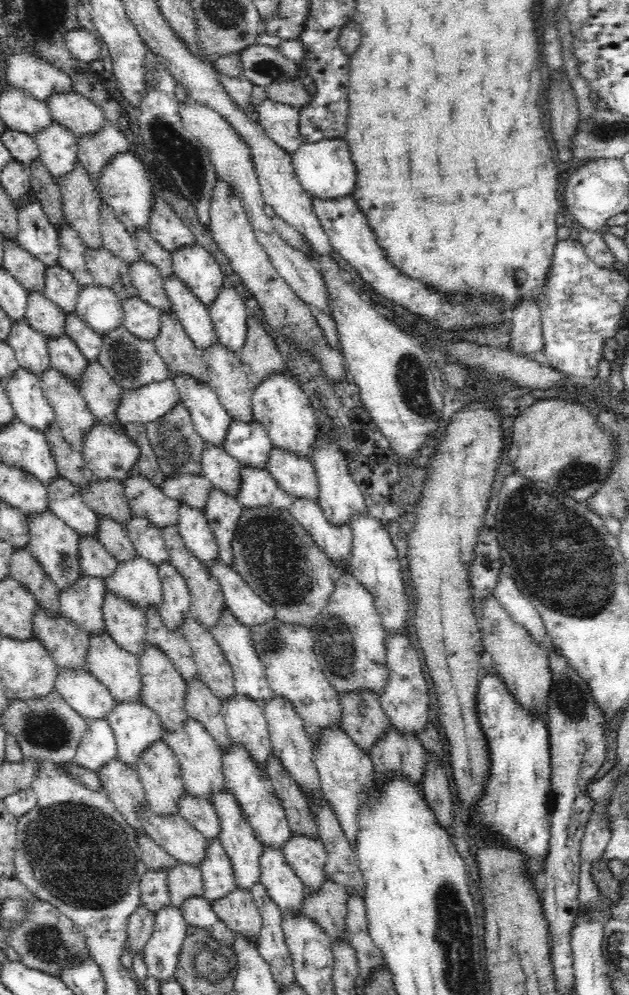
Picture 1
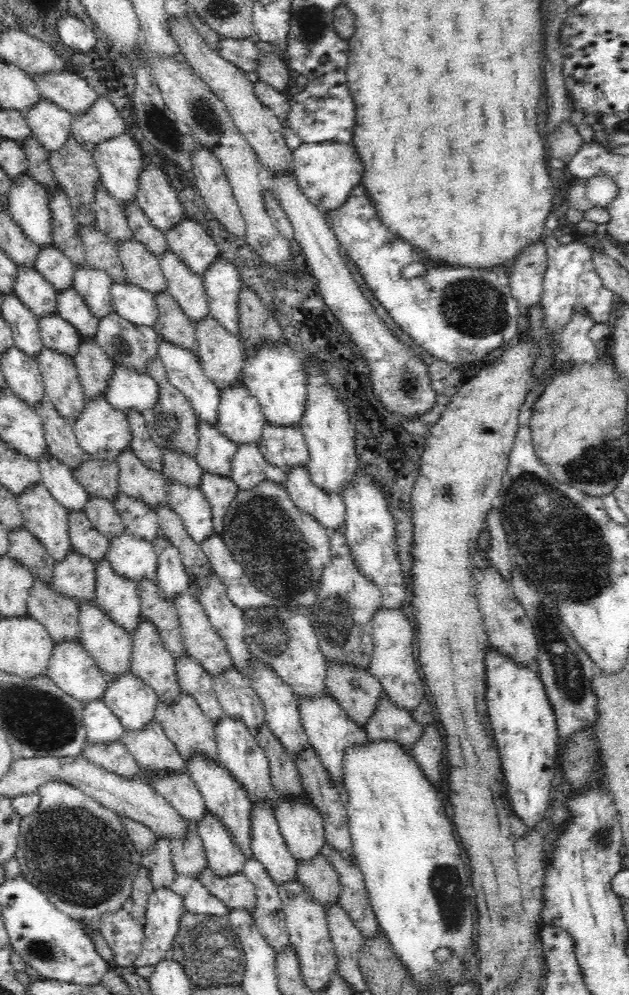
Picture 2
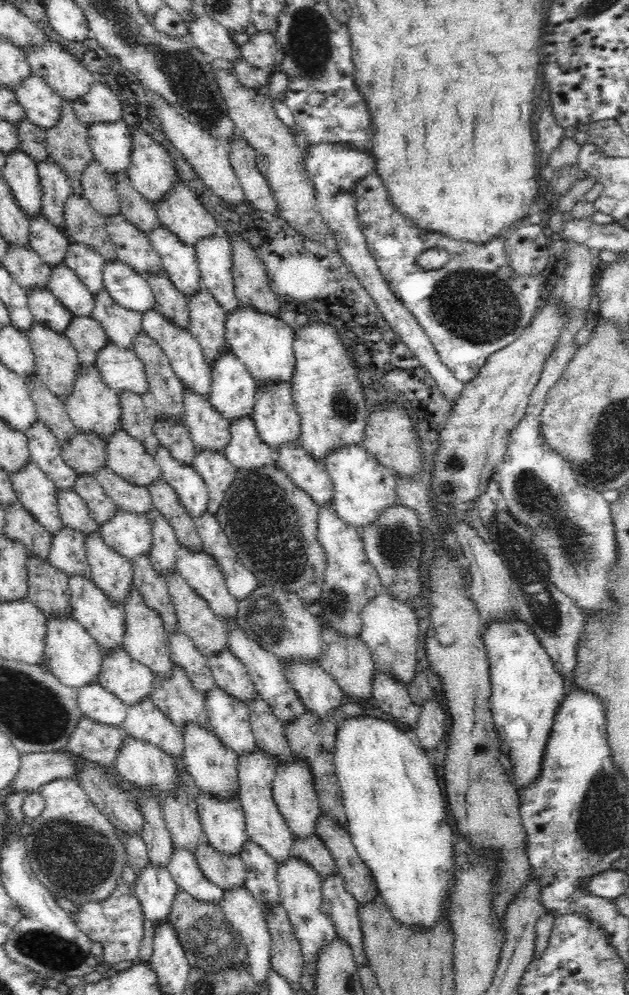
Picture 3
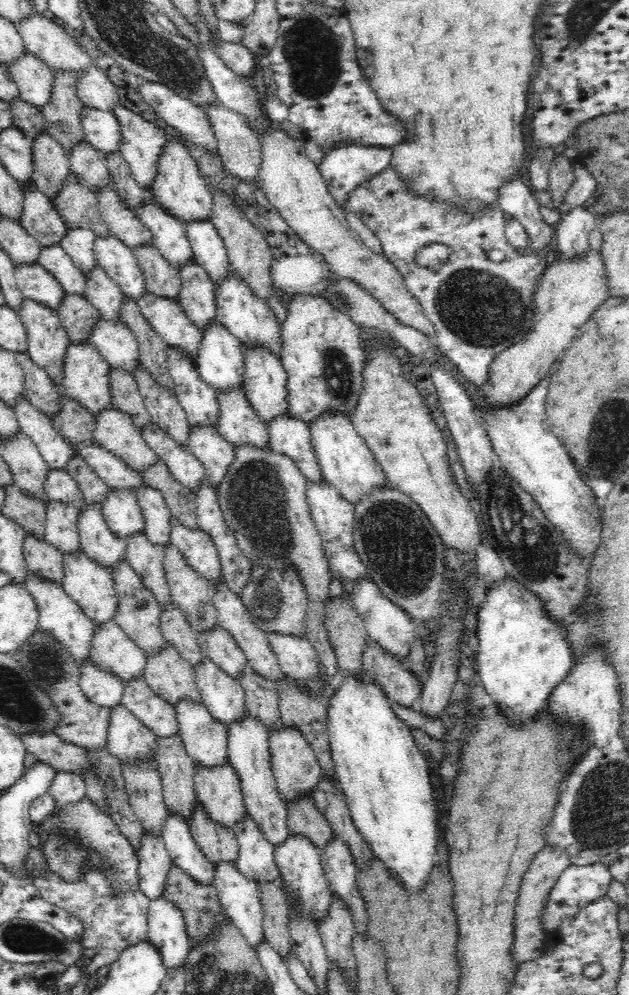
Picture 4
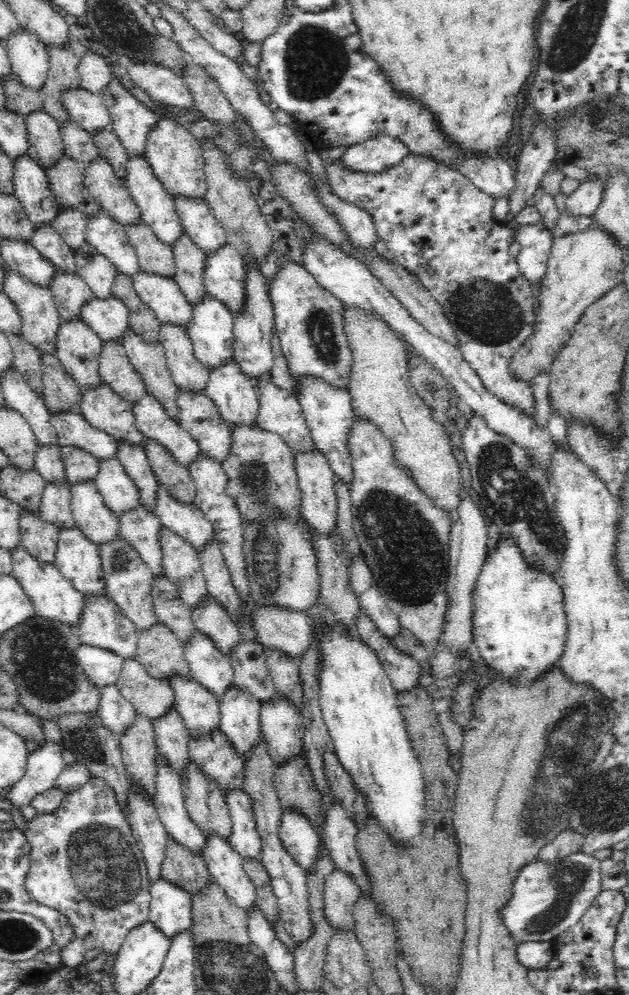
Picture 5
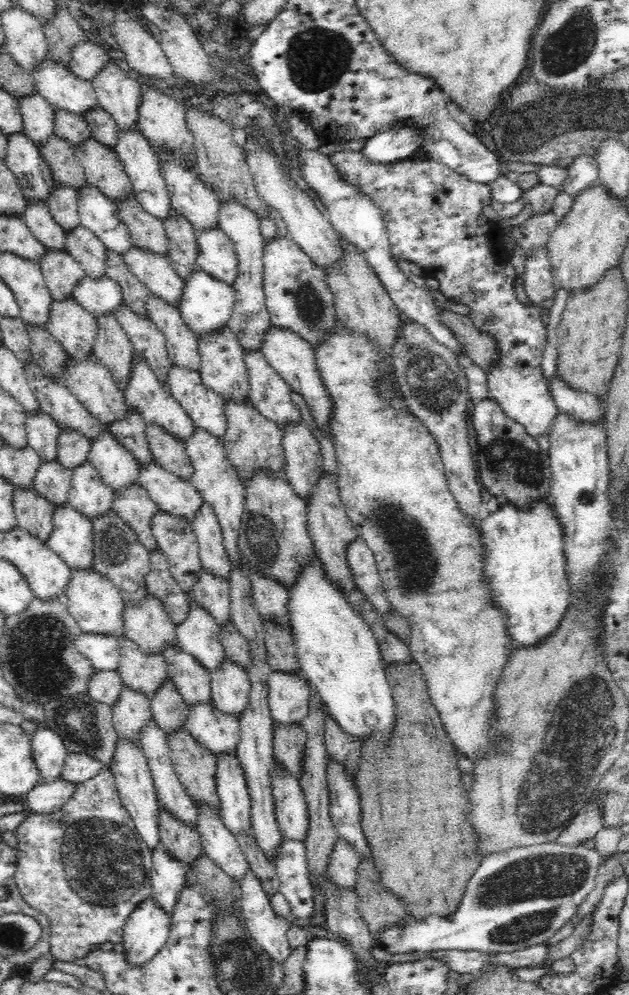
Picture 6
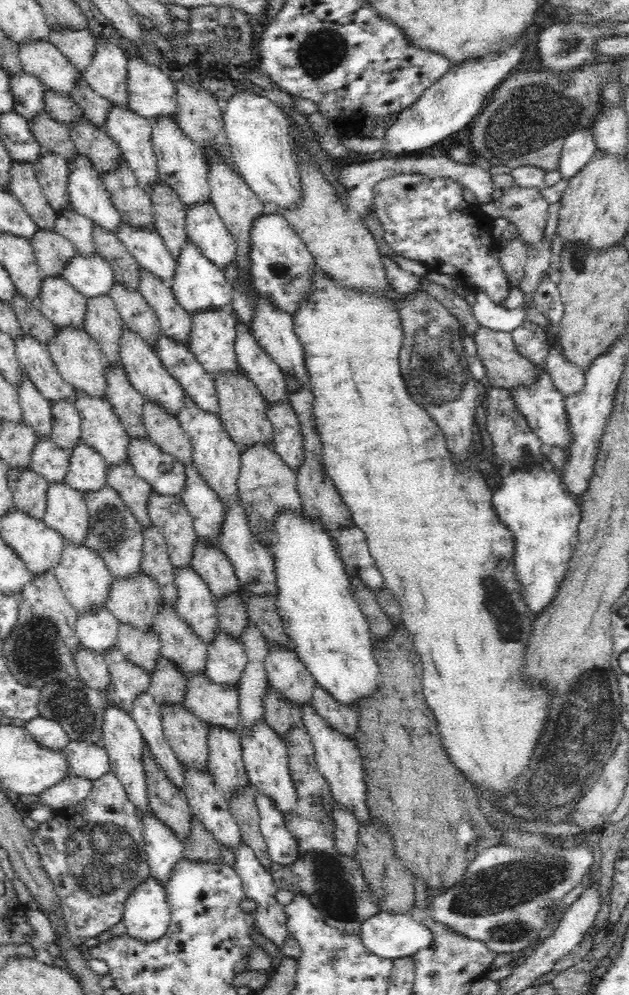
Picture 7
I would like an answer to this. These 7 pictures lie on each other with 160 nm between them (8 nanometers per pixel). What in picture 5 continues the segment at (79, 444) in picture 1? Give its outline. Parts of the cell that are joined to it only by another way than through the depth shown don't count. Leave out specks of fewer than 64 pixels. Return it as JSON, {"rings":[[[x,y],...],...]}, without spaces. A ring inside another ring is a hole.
{"rings":[[[6,267],[3,291],[12,299],[20,313],[22,322],[21,335],[41,353],[55,353],[56,336],[58,328],[62,324],[62,319],[56,308],[51,290],[48,287],[32,283],[24,275],[20,275],[14,269]]]}

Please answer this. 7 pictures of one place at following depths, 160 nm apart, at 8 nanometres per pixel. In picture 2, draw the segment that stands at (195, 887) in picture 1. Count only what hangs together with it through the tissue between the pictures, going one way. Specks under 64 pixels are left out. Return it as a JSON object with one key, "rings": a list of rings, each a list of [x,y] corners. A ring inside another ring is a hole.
{"rings":[[[185,819],[187,835],[171,840],[172,863],[176,875],[192,875],[199,879],[199,874],[207,866],[206,853],[202,839],[198,835],[198,824]]]}

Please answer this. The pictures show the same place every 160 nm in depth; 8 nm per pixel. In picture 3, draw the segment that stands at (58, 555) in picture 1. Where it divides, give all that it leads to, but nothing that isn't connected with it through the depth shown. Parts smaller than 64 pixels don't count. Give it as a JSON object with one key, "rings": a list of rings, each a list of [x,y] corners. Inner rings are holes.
{"rings":[[[32,458],[10,480],[18,501],[54,538],[64,526],[57,507],[56,485]]]}

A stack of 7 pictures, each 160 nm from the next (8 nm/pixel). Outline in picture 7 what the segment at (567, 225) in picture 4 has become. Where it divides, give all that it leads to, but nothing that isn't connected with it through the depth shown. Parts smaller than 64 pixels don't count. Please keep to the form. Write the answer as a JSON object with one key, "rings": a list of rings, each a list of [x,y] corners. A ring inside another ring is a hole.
{"rings":[[[582,128],[575,130],[563,140],[562,152],[559,160],[559,172],[562,178],[572,180],[580,169],[592,158],[597,151],[593,130]]]}

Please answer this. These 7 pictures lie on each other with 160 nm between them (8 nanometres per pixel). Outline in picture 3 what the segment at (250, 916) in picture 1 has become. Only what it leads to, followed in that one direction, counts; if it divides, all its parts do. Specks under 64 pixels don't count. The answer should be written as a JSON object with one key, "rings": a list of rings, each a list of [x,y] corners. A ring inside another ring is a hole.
{"rings":[[[205,839],[198,843],[194,853],[204,876],[222,890],[244,885],[247,868],[240,855],[218,853]]]}

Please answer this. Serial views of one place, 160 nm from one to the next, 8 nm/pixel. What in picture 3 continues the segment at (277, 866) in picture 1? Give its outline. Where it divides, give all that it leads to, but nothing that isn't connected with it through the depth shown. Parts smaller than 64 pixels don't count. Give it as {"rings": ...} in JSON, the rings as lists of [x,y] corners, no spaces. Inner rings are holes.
{"rings":[[[258,746],[249,753],[241,754],[237,758],[239,800],[246,817],[246,833],[249,840],[264,849],[276,864],[280,864],[290,857],[293,845],[292,831],[284,821],[284,815],[278,810],[278,805],[273,800],[273,776],[277,767],[272,764],[272,759],[266,751]]]}

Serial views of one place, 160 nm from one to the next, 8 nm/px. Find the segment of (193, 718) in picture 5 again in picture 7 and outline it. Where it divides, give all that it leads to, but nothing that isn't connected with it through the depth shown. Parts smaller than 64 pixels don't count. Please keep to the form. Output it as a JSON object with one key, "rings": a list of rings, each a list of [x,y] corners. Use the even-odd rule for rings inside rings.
{"rings":[[[163,601],[152,626],[160,637],[161,655],[182,671],[186,680],[192,674],[205,673],[207,644],[180,618],[174,606]]]}

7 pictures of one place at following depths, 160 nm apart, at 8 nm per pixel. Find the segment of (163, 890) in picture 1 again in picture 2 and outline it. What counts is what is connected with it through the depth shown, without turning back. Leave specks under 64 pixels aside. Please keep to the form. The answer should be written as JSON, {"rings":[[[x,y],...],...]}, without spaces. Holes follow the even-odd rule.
{"rings":[[[157,837],[152,848],[145,855],[141,855],[141,863],[148,869],[154,889],[171,886],[176,871],[172,863],[171,842],[168,839]]]}

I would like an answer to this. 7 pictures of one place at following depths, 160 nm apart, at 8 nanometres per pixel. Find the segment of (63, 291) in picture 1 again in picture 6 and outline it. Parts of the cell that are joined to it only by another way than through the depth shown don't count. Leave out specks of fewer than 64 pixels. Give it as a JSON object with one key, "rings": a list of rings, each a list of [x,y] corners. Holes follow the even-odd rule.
{"rings":[[[24,132],[10,134],[7,137],[4,159],[16,175],[17,184],[26,200],[35,204],[46,204],[56,183],[38,146]]]}

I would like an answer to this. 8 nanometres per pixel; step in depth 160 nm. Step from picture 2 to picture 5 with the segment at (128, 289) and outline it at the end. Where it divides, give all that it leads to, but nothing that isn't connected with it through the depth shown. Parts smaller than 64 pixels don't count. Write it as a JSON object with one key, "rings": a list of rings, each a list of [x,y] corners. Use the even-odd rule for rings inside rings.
{"rings":[[[104,209],[88,216],[86,238],[96,251],[108,258],[117,273],[131,278],[140,270],[138,255],[128,240],[125,226],[116,222]]]}

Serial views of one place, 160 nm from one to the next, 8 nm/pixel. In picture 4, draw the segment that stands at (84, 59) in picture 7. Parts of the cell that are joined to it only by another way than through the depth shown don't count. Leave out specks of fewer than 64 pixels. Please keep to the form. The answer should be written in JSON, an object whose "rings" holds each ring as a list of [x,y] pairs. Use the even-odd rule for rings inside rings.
{"rings":[[[98,62],[88,66],[88,72],[77,81],[77,96],[84,106],[104,112],[114,112],[114,106],[120,102],[116,86],[107,73],[100,69]]]}

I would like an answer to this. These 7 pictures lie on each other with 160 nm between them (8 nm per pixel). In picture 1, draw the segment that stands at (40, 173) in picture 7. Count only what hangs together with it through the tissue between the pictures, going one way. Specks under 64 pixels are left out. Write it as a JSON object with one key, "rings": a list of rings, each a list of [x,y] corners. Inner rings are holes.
{"rings":[[[96,284],[79,288],[75,312],[100,336],[122,325],[124,320],[120,297],[110,287]]]}

